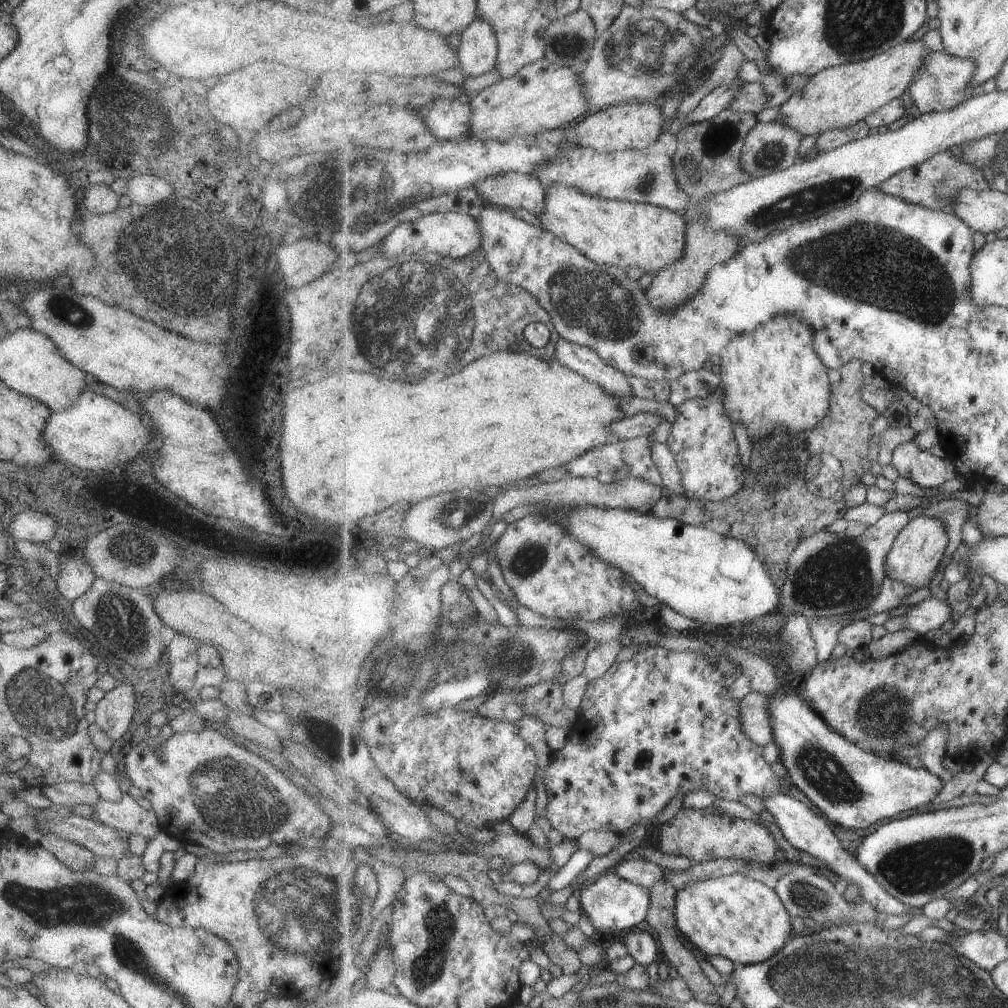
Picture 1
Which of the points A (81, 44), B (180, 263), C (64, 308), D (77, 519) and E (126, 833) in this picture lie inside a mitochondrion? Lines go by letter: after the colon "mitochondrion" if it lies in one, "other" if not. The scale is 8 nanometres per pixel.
A: other
B: mitochondrion
C: mitochondrion
D: other
E: other

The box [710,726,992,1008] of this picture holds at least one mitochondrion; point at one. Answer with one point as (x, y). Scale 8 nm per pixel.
(920, 868)

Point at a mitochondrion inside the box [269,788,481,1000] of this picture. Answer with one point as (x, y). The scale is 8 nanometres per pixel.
(427, 968)

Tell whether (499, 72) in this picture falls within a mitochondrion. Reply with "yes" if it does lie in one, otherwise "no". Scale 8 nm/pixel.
no

